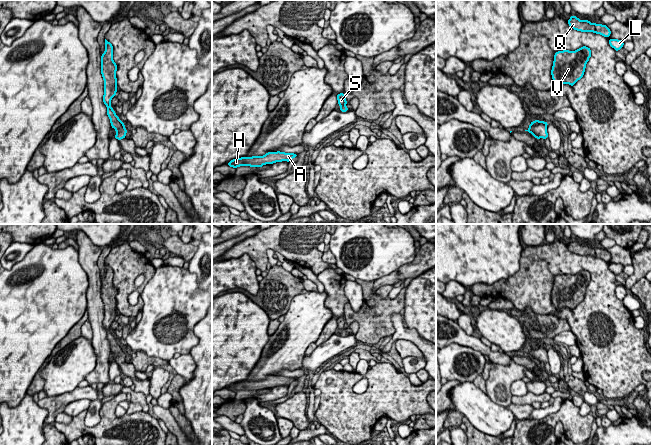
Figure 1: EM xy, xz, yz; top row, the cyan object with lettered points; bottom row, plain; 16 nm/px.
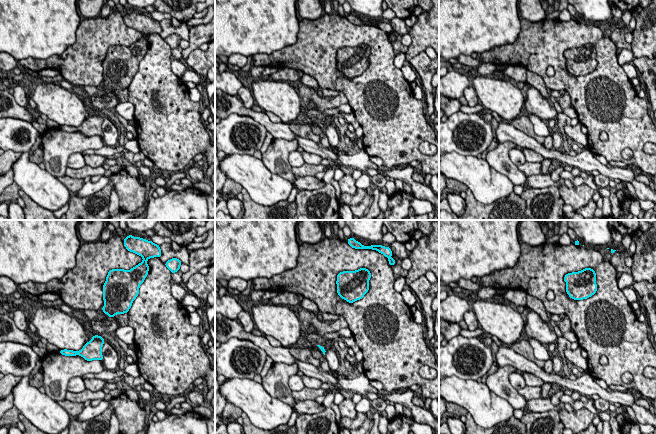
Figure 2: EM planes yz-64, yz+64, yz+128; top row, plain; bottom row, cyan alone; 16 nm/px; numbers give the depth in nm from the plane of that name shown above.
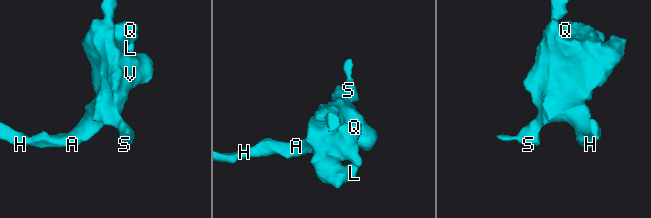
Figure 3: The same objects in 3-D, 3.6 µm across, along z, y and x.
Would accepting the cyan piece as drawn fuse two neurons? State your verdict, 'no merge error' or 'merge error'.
no merge error

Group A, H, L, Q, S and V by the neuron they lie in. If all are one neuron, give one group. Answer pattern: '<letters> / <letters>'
A H L Q S V

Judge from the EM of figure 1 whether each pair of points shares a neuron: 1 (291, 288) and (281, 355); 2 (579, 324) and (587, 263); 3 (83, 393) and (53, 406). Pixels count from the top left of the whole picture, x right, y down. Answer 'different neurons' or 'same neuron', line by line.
1: different neurons
2: same neuron
3: same neuron

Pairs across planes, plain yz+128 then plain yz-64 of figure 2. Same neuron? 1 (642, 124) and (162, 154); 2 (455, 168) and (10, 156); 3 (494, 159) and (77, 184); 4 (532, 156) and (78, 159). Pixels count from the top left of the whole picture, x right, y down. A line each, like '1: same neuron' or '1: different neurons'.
1: same neuron
2: different neurons
3: different neurons
4: different neurons

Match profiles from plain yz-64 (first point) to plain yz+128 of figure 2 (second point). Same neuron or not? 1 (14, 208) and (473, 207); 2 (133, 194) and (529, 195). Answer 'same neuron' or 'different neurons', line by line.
1: different neurons
2: same neuron

